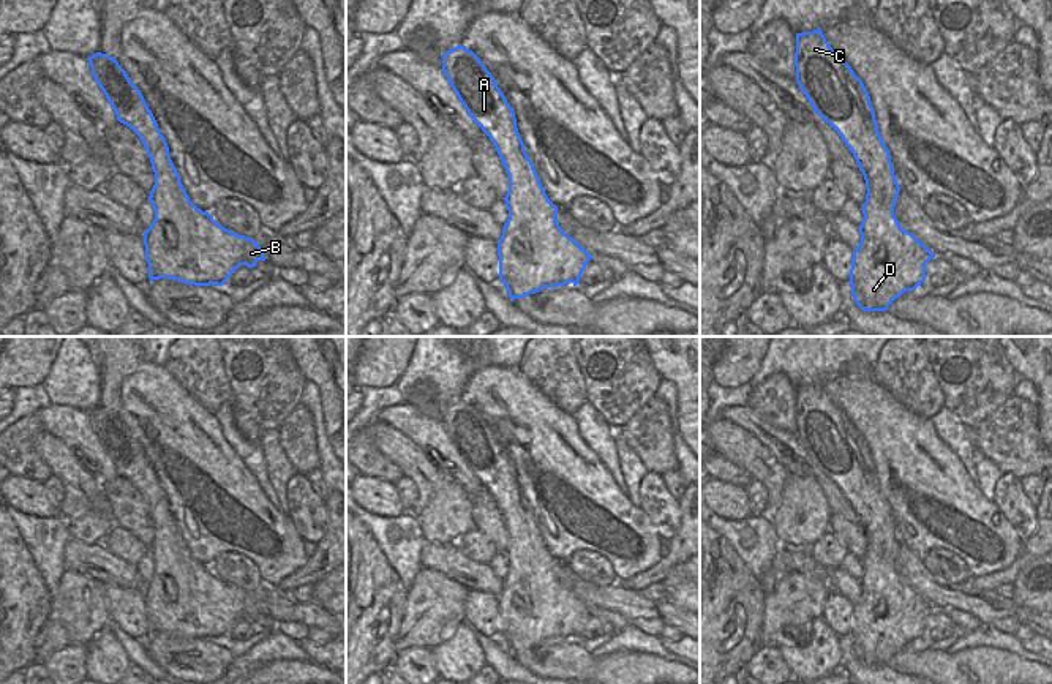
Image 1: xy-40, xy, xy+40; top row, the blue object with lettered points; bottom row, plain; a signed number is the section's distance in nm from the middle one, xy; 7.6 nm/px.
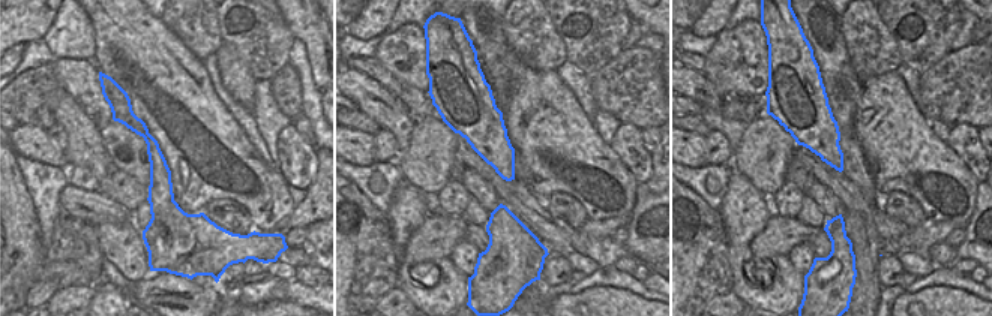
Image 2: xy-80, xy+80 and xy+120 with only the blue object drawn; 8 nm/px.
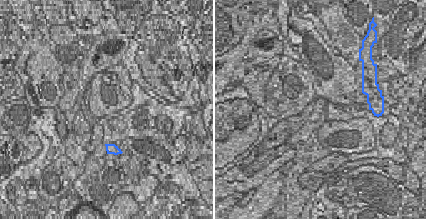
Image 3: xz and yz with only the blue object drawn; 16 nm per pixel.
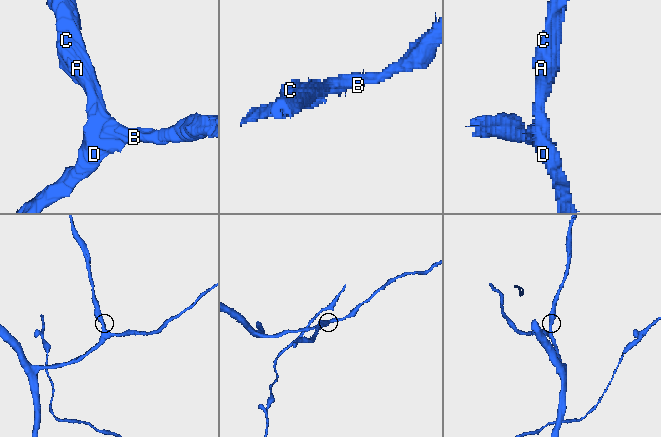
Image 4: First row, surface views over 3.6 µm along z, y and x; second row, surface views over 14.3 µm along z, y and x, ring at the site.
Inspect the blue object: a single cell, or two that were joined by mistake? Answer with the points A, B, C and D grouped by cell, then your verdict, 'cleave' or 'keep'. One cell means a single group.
A B C D | keep

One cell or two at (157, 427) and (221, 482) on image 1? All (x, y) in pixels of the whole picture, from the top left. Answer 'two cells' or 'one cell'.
one cell

